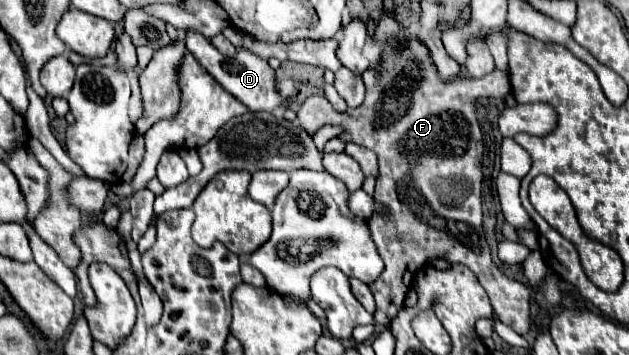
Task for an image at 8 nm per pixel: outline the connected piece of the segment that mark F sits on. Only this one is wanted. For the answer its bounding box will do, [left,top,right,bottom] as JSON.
[298,16,552,334]

